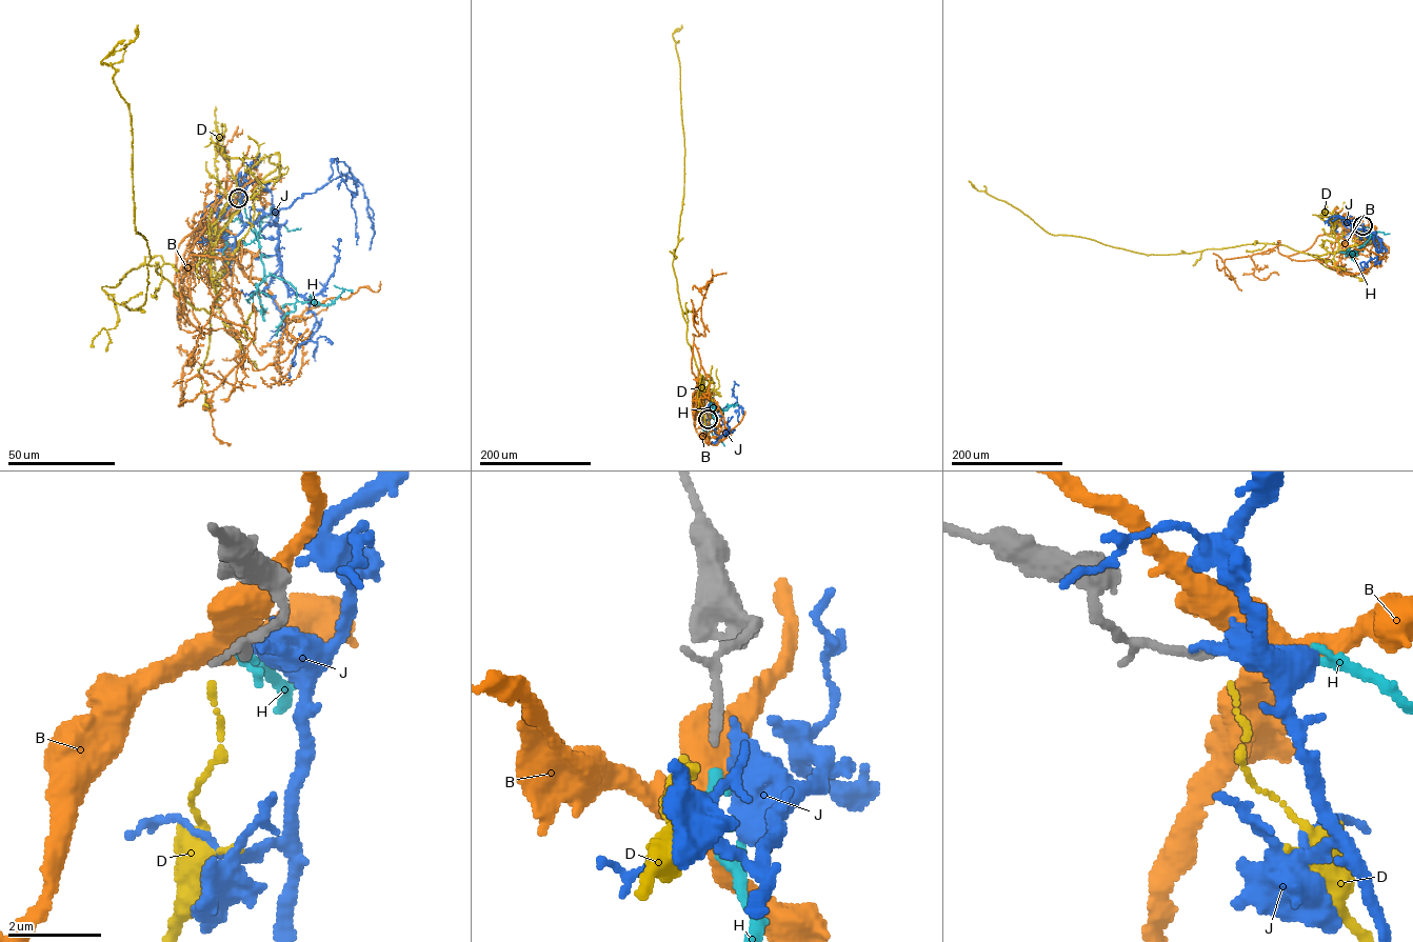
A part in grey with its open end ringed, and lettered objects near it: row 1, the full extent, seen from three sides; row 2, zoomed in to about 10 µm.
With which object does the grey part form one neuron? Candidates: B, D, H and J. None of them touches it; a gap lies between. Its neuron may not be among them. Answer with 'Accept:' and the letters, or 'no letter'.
Accept: H

